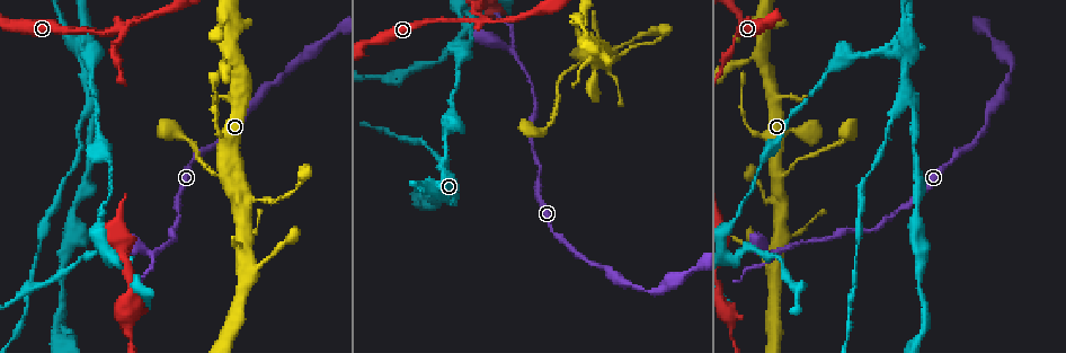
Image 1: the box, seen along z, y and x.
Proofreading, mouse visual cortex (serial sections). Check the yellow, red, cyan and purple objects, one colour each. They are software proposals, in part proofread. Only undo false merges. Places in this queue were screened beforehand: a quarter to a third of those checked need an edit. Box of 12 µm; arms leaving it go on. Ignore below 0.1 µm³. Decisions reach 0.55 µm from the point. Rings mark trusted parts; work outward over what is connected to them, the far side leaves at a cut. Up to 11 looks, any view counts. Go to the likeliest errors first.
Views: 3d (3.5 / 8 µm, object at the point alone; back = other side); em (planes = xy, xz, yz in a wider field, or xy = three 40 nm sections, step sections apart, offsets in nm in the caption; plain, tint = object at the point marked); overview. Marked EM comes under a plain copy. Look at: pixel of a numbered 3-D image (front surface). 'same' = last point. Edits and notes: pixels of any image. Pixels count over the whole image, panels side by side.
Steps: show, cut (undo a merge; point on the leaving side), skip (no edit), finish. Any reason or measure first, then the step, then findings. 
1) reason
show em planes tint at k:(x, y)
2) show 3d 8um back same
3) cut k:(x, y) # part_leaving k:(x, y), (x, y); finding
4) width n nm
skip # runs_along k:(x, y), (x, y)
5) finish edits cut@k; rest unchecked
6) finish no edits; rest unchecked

three arms meet
show em xy step 3 tint at 1:(470, 21)

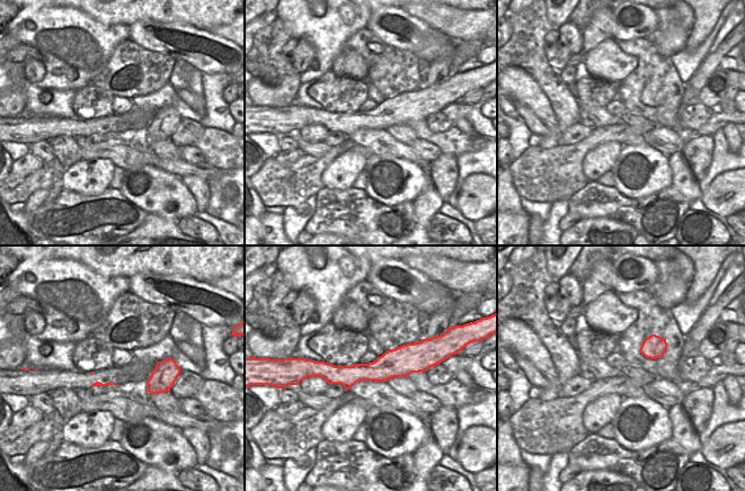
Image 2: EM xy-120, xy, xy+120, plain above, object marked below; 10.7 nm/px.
wider look
show 3d 3.5um same

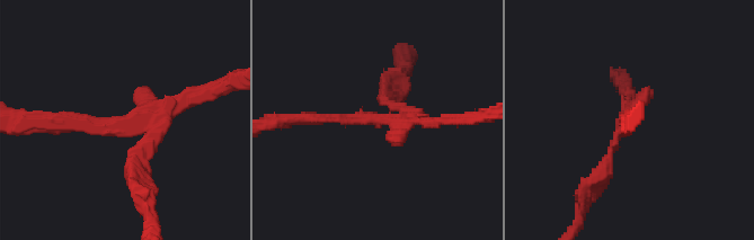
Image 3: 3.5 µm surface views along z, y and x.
cut 3:(144, 167) # part_leaving 3:(144, 124), (152, 131), (131, 172), (149, 210); a second cell is stuck on

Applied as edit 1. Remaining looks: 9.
show overview

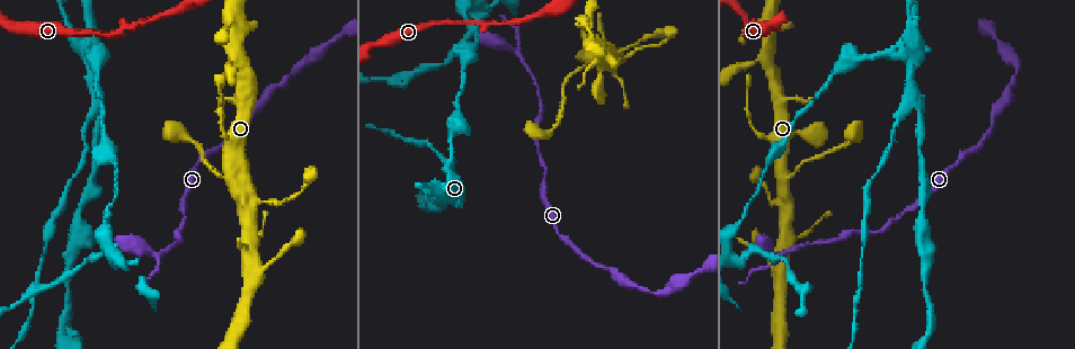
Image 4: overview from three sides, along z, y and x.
show 3d 3.5um at 4:(116, 159)

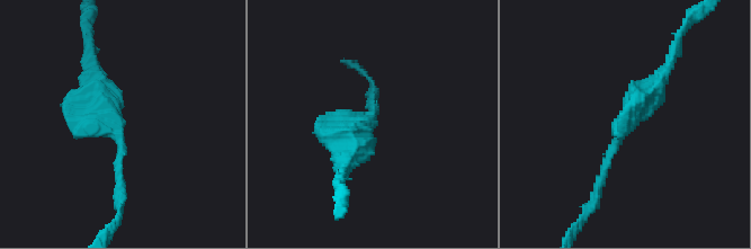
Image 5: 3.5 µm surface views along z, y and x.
show em xy step 2 tint at 5:(118, 126)

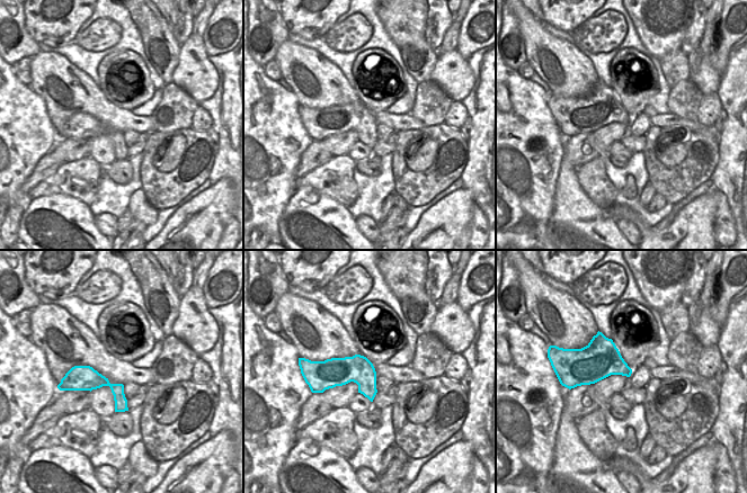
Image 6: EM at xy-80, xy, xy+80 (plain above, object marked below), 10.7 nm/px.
skip # runs_along 5:(664, 70), (624, 122), (598, 194); all the same cell

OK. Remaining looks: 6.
side arm on a straight run
show 3d 8um at 4:(741, 260)

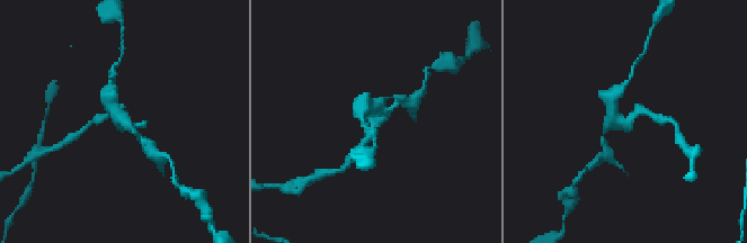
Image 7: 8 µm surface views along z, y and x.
now the EM
show em xy step 1 tint at 7:(373, 120)

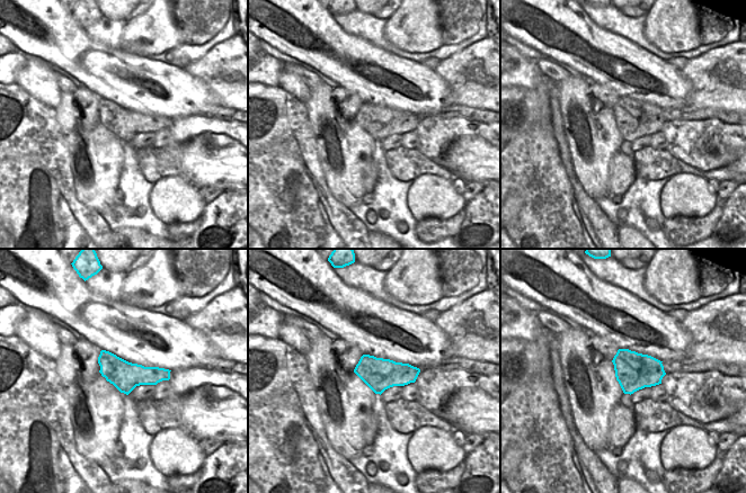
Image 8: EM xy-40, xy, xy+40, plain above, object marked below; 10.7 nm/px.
cut 7:(656, 117) # two cells meet here

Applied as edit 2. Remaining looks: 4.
finish edits cut@3, cut@7; rest unchecked

